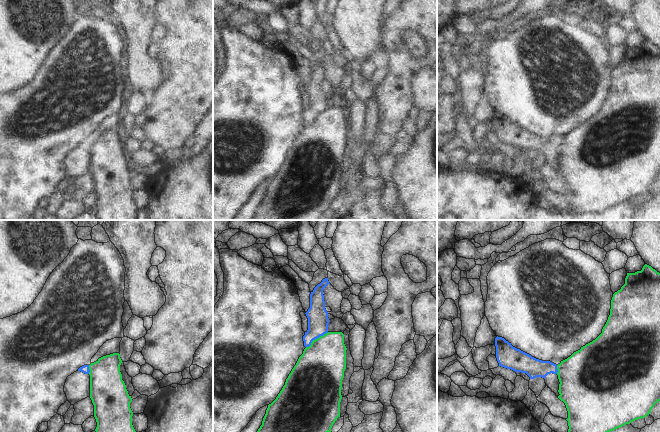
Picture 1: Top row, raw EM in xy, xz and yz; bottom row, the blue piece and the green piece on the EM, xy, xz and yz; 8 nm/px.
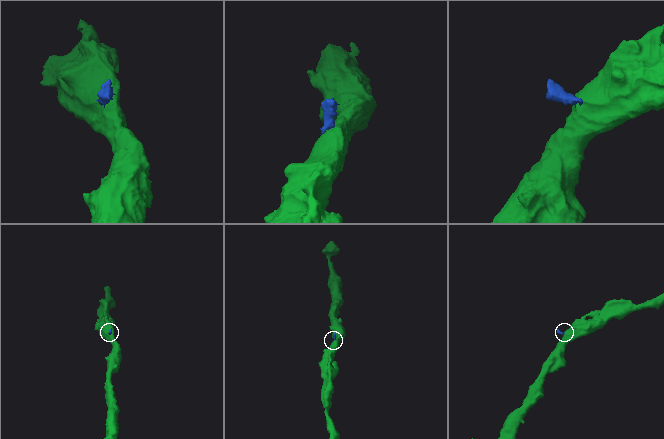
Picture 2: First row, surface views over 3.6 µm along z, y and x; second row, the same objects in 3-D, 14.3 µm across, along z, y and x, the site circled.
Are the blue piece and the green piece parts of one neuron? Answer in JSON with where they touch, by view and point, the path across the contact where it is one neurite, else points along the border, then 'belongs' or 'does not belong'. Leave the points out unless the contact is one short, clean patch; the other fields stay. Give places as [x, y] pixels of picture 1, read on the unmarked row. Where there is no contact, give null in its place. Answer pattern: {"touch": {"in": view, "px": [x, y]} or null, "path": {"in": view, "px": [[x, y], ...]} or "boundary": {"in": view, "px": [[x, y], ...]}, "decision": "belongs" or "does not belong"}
{"touch": {"in": "xz", "px": [316, 114]}, "boundary": {"in": "xz", "px": [[328, 108], [315, 114], [306, 123]]}, "decision": "does not belong"}

